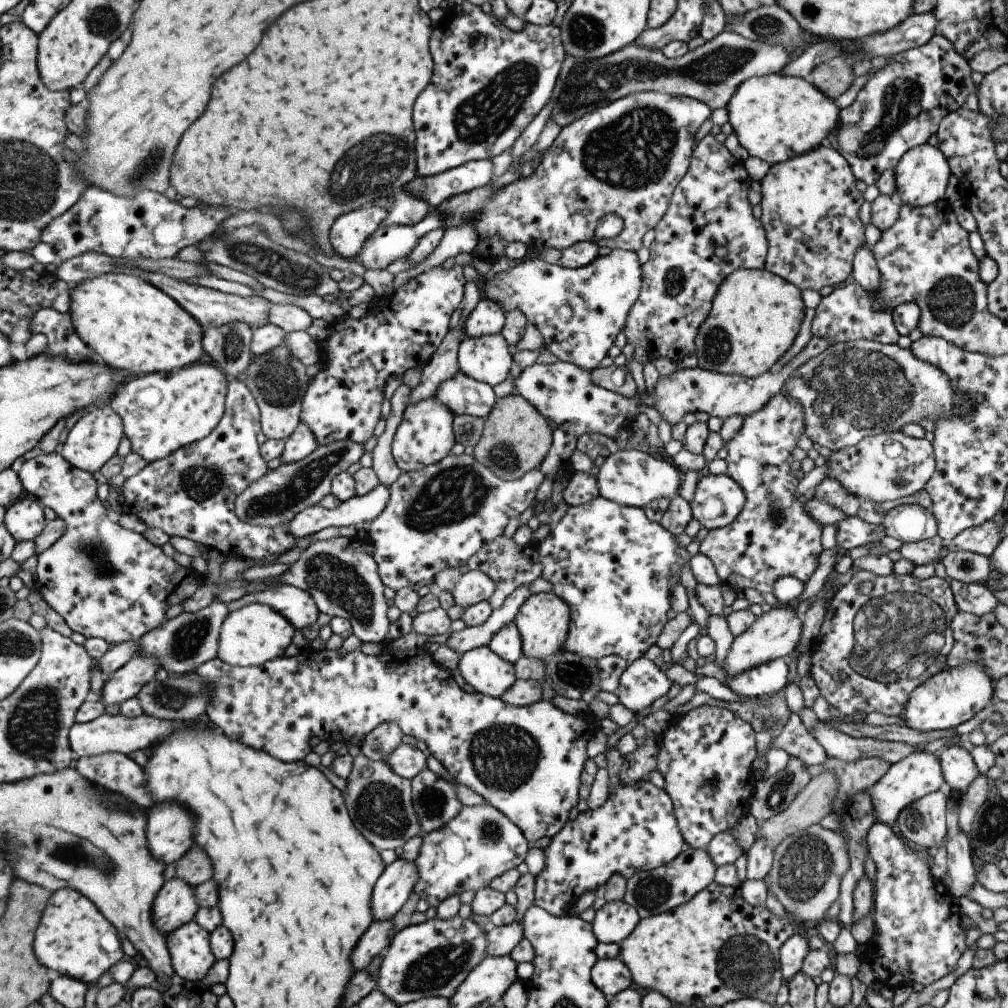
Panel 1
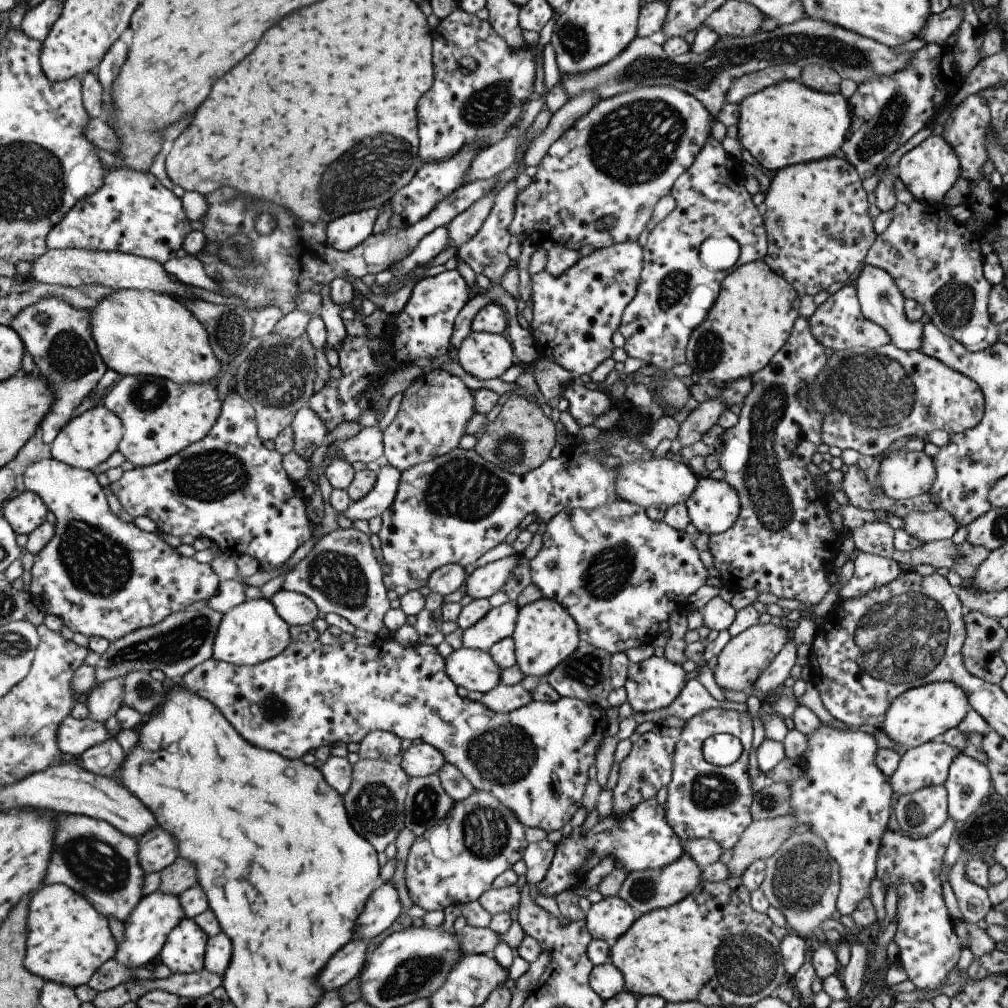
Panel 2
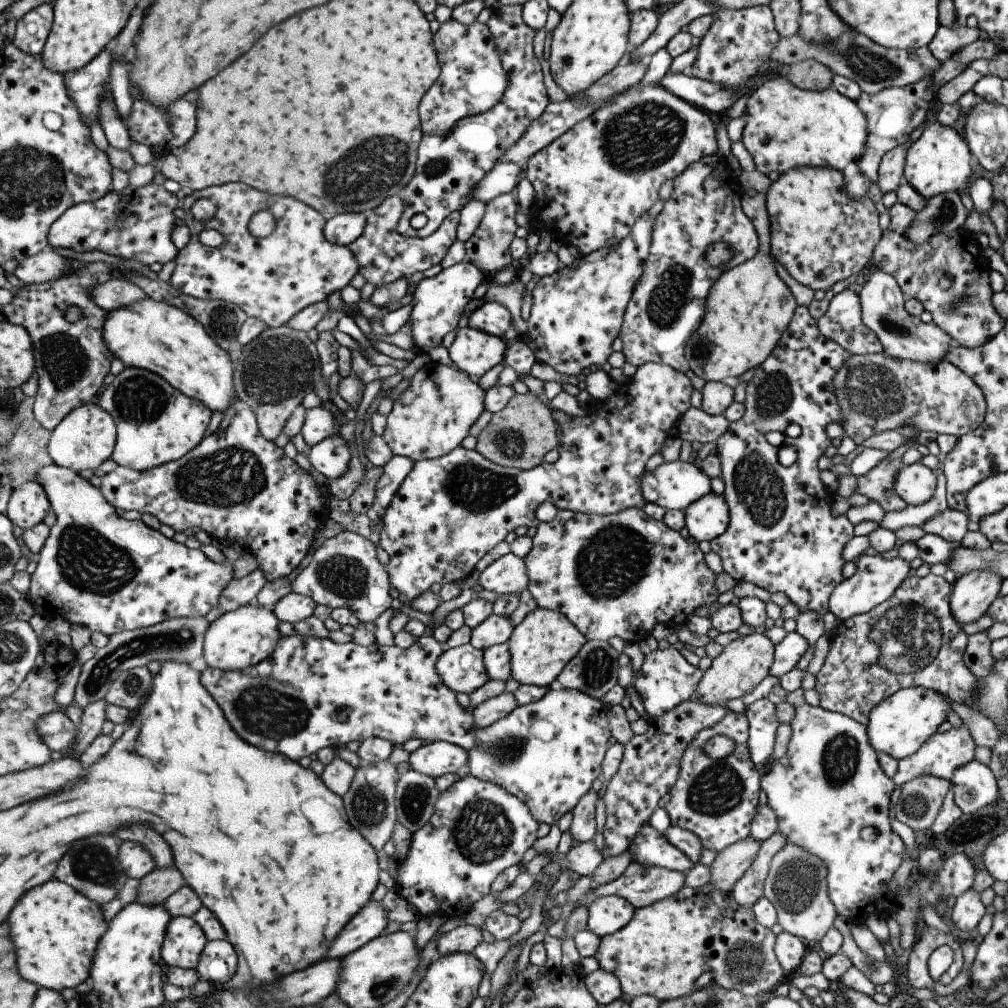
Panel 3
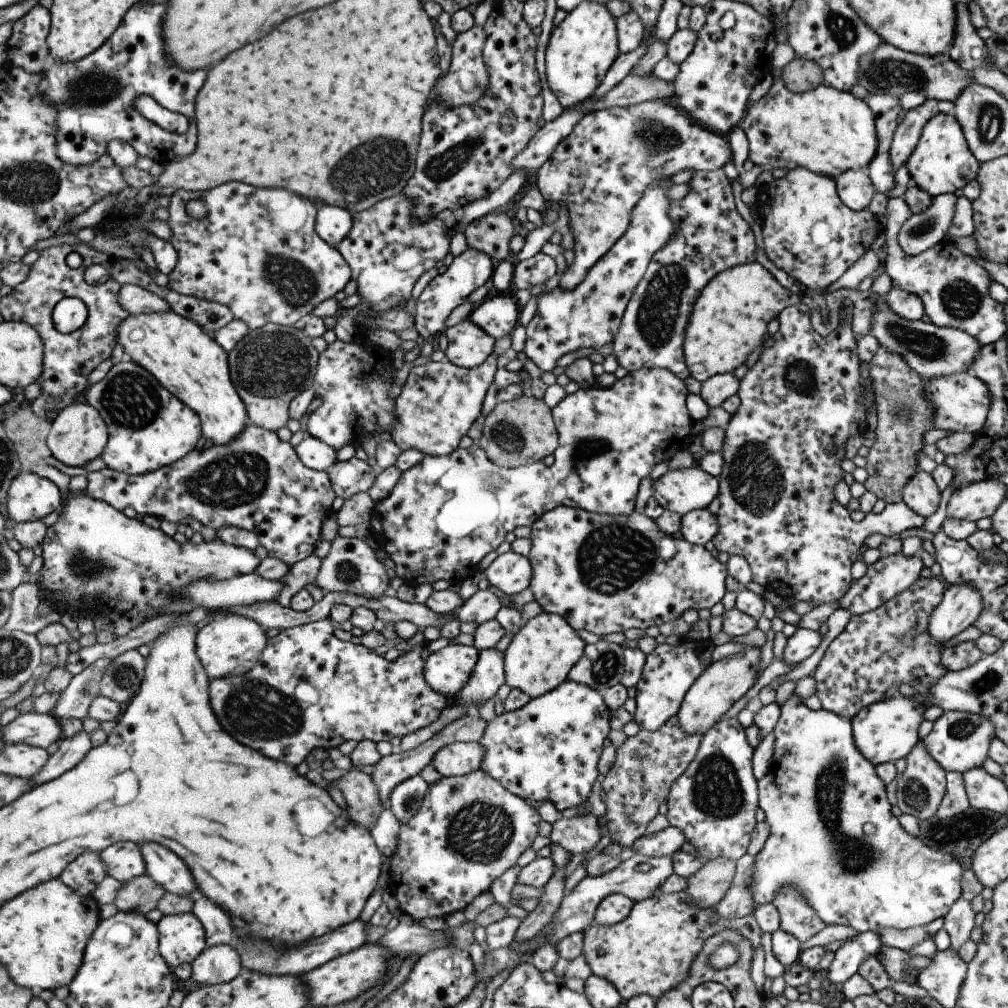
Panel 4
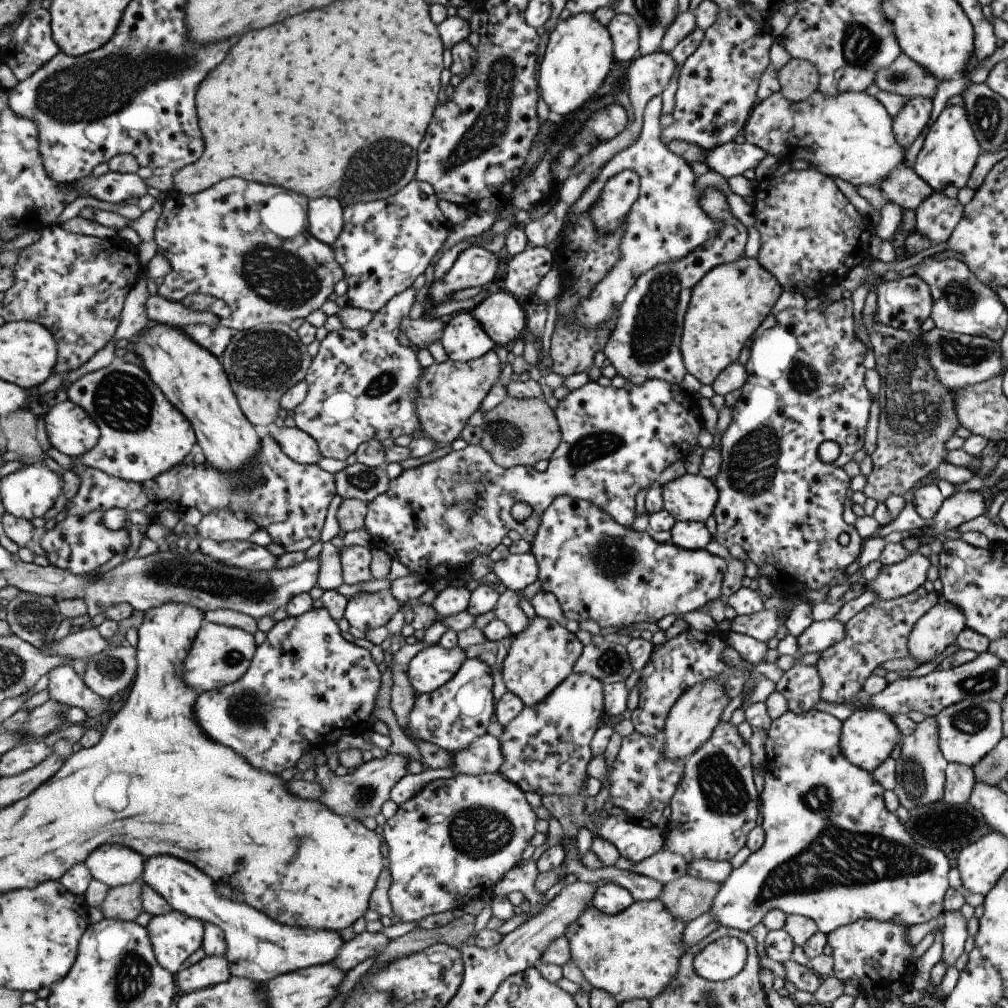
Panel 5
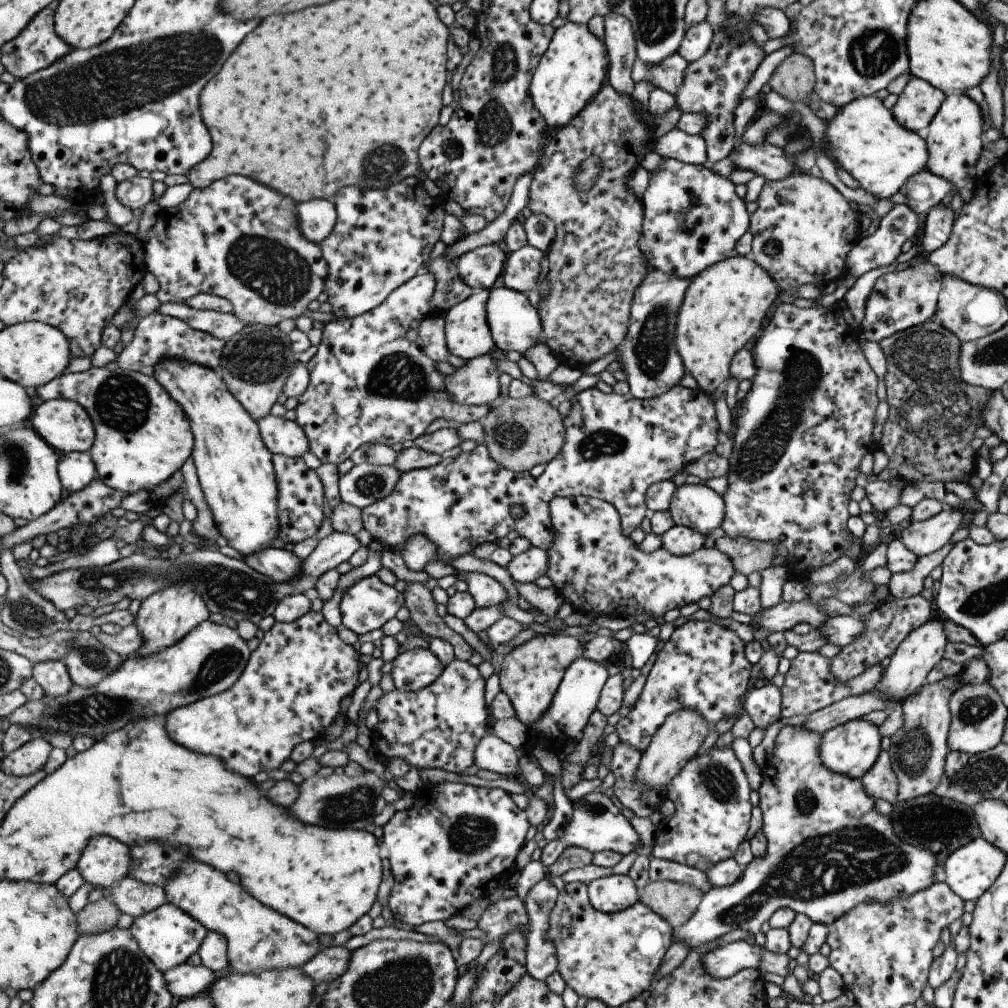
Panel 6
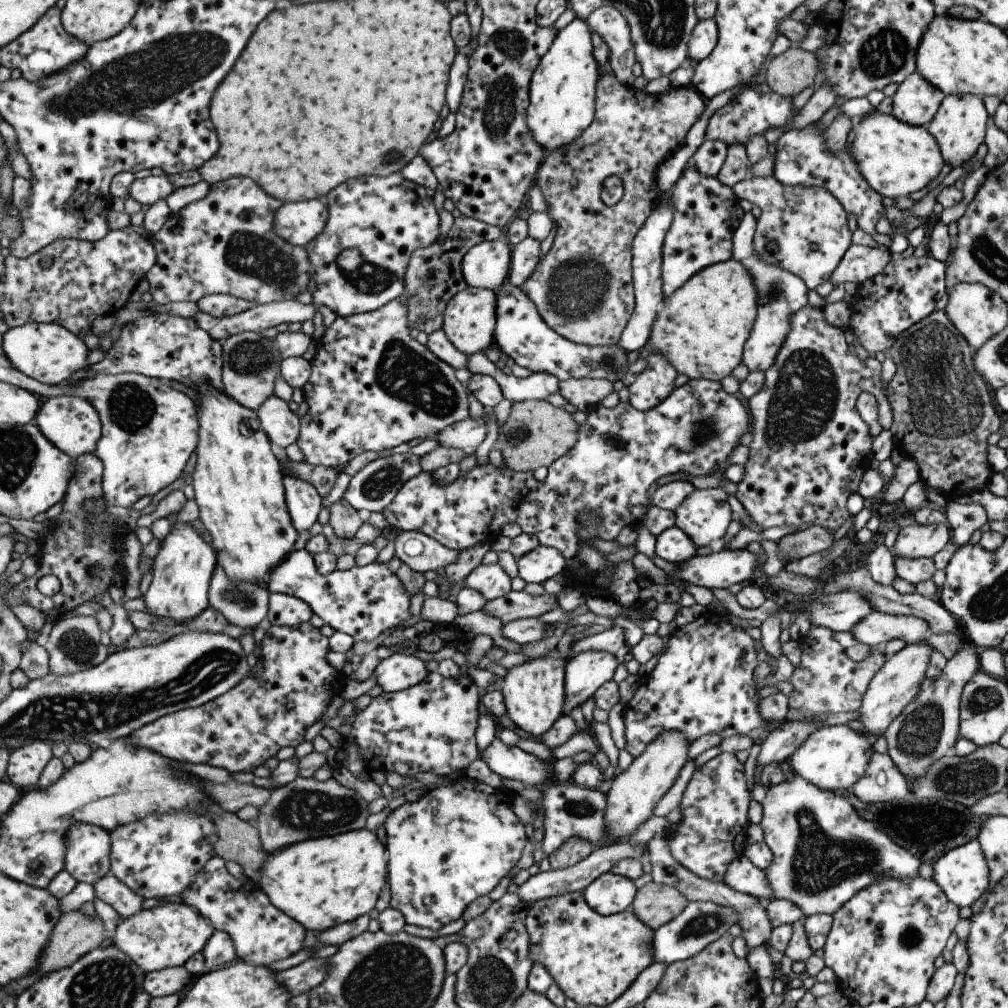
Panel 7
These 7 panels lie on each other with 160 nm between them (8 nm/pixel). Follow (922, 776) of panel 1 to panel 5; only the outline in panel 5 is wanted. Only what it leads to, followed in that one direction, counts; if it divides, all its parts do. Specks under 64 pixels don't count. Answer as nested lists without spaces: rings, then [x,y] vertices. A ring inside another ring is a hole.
[[[967,693],[963,700],[943,708],[934,716],[938,747],[946,763],[974,767],[1002,738],[1001,705]]]

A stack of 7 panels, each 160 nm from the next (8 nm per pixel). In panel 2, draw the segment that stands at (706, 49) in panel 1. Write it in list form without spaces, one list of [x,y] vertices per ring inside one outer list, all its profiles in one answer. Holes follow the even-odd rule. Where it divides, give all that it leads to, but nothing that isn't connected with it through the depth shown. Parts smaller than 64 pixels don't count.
[[[800,18],[788,25],[777,24],[772,31],[761,31],[753,36],[718,38],[701,54],[688,49],[683,54],[670,57],[663,52],[662,45],[653,42],[650,37],[635,37],[613,60],[585,72],[563,75],[559,85],[567,94],[567,101],[584,92],[594,93],[599,101],[604,101],[638,86],[670,86],[696,98],[714,117],[724,104],[726,90],[736,78],[765,67],[825,65],[836,70],[841,78],[853,80],[858,85],[872,76],[890,75],[902,69],[911,57],[912,53],[895,56],[888,46],[840,26]]]

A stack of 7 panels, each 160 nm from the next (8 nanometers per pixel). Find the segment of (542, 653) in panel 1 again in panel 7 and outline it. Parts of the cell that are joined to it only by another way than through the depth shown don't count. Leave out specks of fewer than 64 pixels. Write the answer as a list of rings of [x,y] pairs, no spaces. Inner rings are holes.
[[[556,650],[549,651],[543,656],[529,658],[509,669],[502,678],[500,692],[506,708],[506,715],[514,726],[521,728],[538,740],[557,717],[562,715],[564,699],[564,666],[566,659],[561,658]]]

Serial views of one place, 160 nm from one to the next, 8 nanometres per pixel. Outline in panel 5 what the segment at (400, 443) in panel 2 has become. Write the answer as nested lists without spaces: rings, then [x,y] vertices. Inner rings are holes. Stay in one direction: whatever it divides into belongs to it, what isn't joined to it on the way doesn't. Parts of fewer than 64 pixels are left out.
[[[492,350],[464,363],[448,358],[442,363],[434,362],[423,367],[414,400],[418,425],[412,438],[428,438],[434,445],[434,450],[445,446],[449,448],[451,442],[458,438],[467,418],[480,408],[490,386],[498,380],[500,370],[499,358]]]

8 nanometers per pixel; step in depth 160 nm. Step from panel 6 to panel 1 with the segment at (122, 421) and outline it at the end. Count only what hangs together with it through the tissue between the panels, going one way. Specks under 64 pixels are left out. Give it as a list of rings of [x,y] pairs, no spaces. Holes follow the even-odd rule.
[[[210,361],[197,362],[181,370],[175,370],[171,374],[149,374],[142,378],[136,377],[131,382],[119,384],[110,406],[123,420],[126,437],[132,445],[132,452],[147,462],[153,463],[170,457],[175,450],[182,449],[183,446],[202,441],[218,427],[225,413],[225,388],[227,388],[225,376]]]

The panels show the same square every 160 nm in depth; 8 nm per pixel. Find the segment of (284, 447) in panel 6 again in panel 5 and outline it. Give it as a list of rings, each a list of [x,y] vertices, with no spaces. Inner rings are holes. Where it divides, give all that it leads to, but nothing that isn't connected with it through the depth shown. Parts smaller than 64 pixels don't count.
[[[297,427],[272,428],[271,435],[279,443],[281,450],[299,464],[315,465],[323,457],[315,440]]]

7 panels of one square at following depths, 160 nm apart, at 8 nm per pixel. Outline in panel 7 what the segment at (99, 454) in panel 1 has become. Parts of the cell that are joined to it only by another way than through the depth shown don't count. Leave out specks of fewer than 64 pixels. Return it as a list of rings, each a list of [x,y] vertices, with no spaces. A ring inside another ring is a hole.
[[[71,395],[48,398],[41,405],[35,423],[55,446],[66,451],[74,460],[93,453],[102,437],[102,417],[94,403]]]

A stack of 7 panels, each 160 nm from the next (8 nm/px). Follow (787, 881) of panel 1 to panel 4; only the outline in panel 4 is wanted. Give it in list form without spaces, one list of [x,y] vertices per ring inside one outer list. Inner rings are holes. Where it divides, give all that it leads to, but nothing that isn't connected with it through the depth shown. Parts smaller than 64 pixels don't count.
[[[785,886],[775,892],[770,903],[777,910],[779,929],[793,936],[798,942],[809,940],[826,926],[803,900],[805,898],[795,888]]]

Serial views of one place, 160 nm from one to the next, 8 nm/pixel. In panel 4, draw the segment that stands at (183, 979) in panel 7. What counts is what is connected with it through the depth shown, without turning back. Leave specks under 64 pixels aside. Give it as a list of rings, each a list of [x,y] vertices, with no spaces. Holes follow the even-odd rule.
[[[231,945],[207,947],[190,963],[190,968],[187,987],[227,983],[241,971],[239,956]]]

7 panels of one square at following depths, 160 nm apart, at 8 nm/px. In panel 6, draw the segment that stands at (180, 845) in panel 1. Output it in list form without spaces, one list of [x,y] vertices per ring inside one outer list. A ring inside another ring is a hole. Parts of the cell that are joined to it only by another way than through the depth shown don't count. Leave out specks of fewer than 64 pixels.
[[[101,835],[91,840],[78,862],[86,882],[108,891],[132,870],[132,848],[119,839]]]

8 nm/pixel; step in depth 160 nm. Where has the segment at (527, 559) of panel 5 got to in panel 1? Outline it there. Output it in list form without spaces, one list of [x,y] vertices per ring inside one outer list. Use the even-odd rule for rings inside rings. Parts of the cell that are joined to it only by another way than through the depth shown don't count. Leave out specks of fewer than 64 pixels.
[[[469,570],[461,575],[450,594],[455,605],[465,609],[473,604],[487,601],[495,590],[491,578],[479,570]]]

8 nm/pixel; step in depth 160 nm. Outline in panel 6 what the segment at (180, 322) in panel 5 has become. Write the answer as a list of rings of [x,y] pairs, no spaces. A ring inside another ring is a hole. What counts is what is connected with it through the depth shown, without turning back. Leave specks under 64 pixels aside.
[[[162,303],[158,311],[161,314],[182,320],[193,330],[206,332],[223,342],[245,326],[232,312],[220,313],[214,310],[195,310],[185,303]]]

